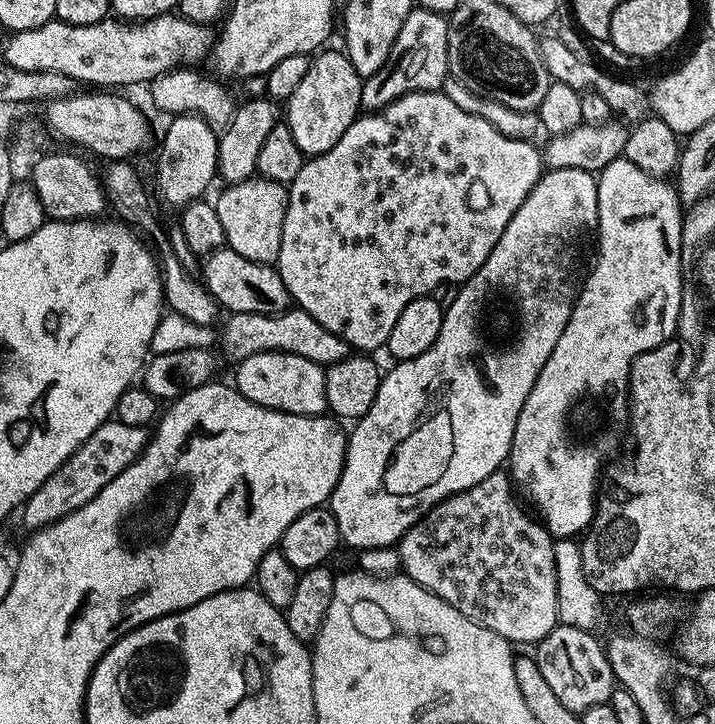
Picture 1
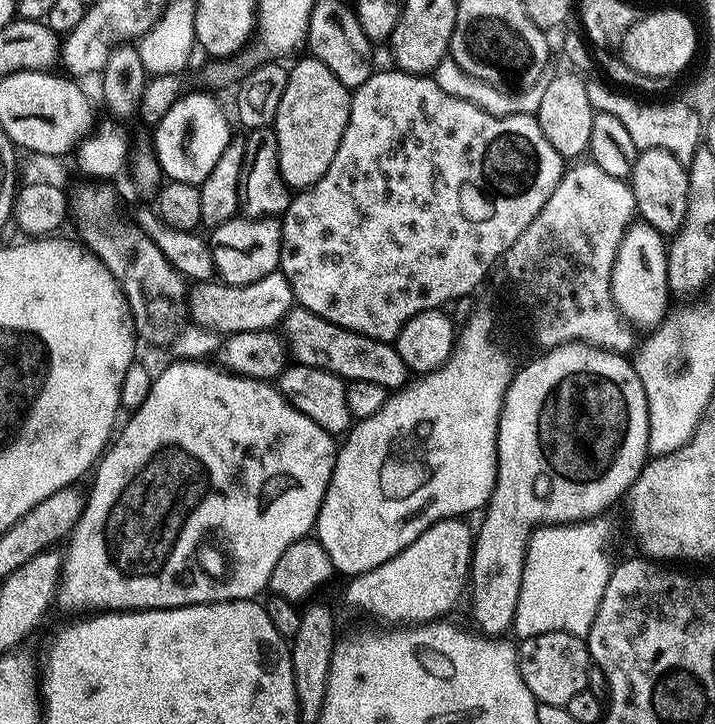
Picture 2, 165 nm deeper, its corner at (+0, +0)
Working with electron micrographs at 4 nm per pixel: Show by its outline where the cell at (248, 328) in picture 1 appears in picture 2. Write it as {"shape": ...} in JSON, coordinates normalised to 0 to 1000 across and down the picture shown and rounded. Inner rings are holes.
{"shape":[[[410,423],[399,434],[396,453],[394,470],[413,501],[448,508],[483,526],[529,528],[529,533],[544,539],[558,539],[572,529],[573,511],[568,500],[562,500],[562,489],[557,489],[552,474],[491,459],[418,423]]]}

